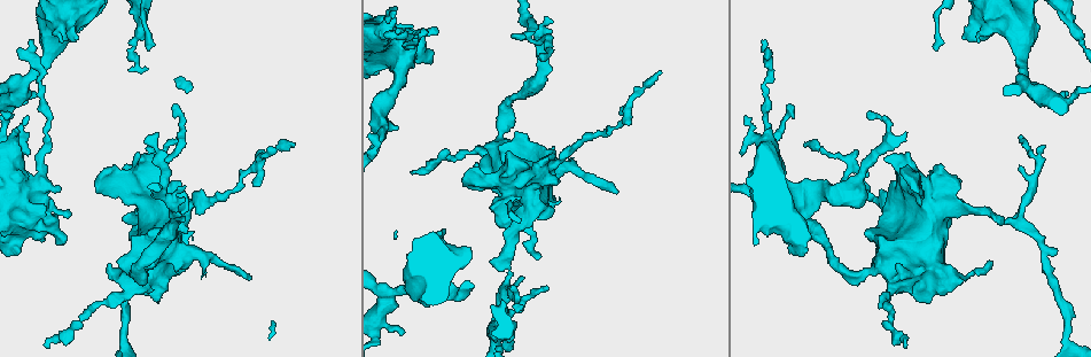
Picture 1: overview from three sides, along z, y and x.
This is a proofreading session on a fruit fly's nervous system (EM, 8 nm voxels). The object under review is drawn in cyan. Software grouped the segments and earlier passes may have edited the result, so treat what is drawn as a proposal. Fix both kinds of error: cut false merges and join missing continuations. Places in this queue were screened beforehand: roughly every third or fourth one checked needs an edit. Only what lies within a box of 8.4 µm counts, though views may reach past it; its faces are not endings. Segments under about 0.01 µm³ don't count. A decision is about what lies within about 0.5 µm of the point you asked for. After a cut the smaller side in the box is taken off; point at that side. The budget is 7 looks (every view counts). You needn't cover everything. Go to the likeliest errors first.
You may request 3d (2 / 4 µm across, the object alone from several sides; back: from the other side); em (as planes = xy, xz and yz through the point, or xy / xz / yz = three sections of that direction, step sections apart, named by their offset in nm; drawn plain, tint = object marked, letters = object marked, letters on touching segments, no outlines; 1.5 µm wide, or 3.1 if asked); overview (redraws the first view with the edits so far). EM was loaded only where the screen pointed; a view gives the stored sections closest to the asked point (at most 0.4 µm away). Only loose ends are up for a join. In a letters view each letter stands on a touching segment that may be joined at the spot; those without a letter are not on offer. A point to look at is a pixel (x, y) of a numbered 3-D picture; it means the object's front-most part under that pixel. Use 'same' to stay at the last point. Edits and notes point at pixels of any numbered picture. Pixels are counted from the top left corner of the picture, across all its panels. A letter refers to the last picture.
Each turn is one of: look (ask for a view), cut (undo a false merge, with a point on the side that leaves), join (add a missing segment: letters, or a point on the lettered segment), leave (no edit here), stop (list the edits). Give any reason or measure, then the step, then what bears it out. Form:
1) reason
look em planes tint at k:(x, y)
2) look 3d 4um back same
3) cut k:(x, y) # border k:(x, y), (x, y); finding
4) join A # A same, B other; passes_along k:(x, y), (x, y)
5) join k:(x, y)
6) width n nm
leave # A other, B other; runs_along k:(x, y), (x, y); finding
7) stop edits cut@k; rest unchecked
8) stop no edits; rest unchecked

free end
look 3d 4um at 1:(570, 158)

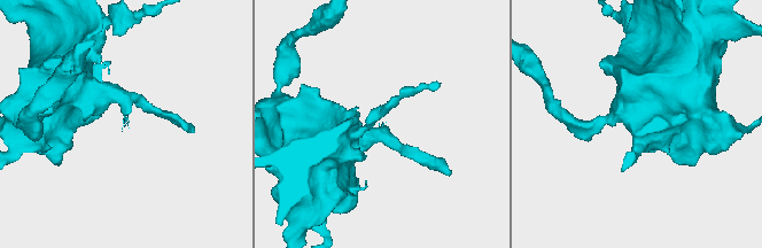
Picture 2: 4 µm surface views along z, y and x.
look em planes letters at 2:(125, 122)

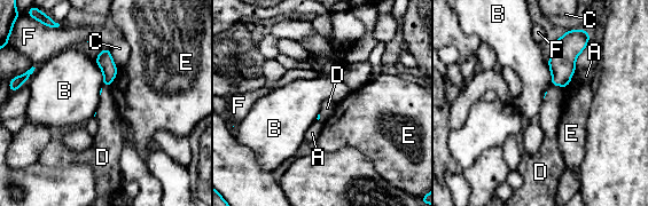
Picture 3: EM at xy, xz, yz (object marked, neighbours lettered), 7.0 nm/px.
leave # A other, B other, C other, D other, E other, F other; border 3:(94, 58), (102, 73), (102, 85); no lettered segment goes on from it

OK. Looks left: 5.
tapers out
look em xz step 8 tint at 1:(1020, 134)

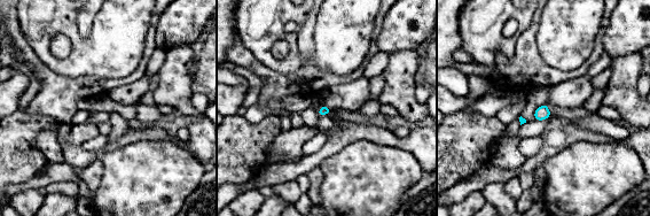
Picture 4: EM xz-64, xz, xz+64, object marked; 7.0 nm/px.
another direction
look em planes letters same

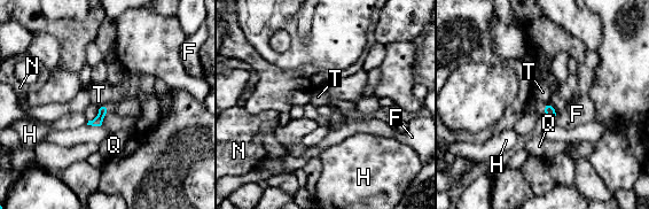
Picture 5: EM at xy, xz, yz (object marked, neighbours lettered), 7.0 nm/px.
leave # F other, H other, N other, Q other, T other; no lettered segment goes on from it

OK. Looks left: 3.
an open end
look 3d 4um at 1:(766, 43)

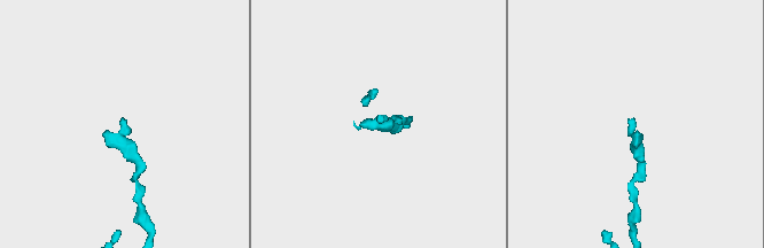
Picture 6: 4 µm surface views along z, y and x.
need the tissue
look em xz step 4 letters at 6:(121, 122)

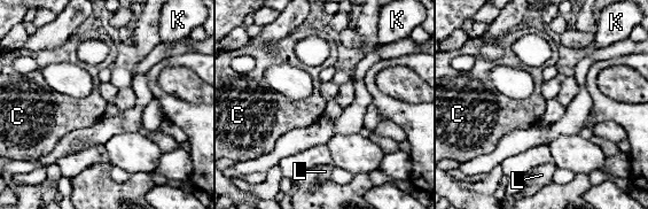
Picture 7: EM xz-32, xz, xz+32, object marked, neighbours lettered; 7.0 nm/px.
another direction
look em planes letters same

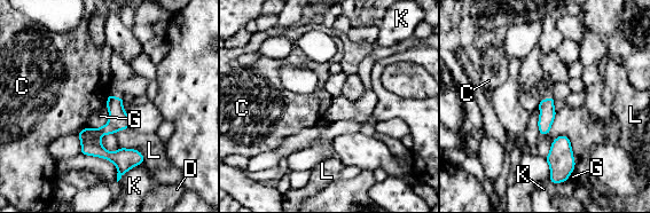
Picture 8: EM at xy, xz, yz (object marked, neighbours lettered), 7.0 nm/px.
leave # C other, D other, G other, K other, L other; border 8:(88, 126), (75, 134); none of them fits

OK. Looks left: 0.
stop no edits; rest unchecked

